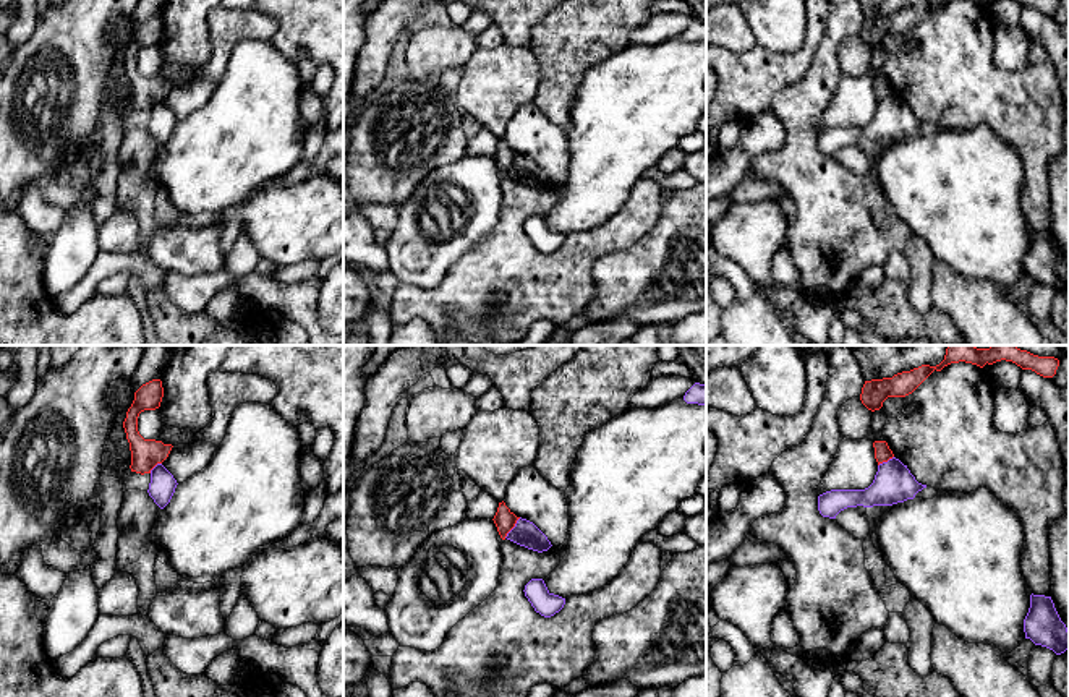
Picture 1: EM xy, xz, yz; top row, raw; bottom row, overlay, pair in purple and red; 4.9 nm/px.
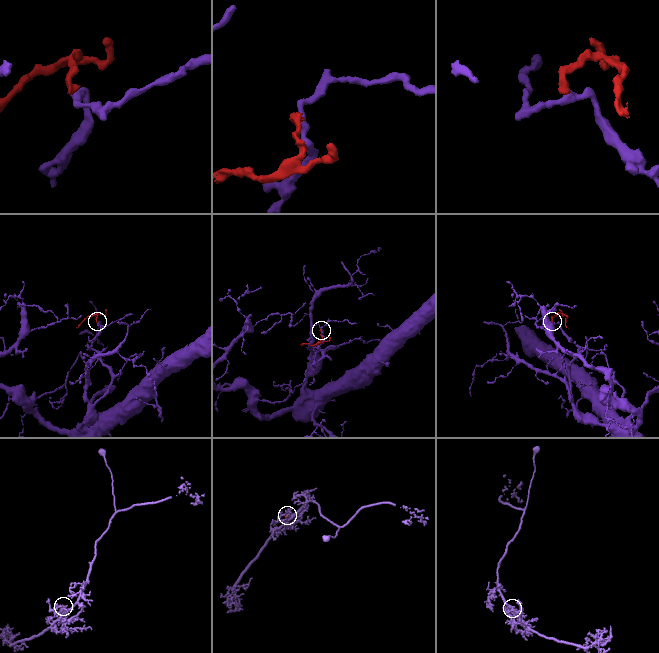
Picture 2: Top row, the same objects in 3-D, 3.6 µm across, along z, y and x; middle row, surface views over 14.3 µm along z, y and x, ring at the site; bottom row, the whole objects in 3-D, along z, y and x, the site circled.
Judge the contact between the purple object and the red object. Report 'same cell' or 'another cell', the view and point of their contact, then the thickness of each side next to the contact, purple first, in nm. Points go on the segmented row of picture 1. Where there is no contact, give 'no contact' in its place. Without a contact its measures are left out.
another cell | xz (514, 527) | 130/100 nm

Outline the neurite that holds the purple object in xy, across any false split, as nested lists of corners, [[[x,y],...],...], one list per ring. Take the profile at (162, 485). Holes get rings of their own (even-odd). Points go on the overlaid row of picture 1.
[[[157,464],[151,470],[151,483],[147,493],[154,502],[164,509],[170,502],[177,485],[178,483],[173,475],[162,464]]]

